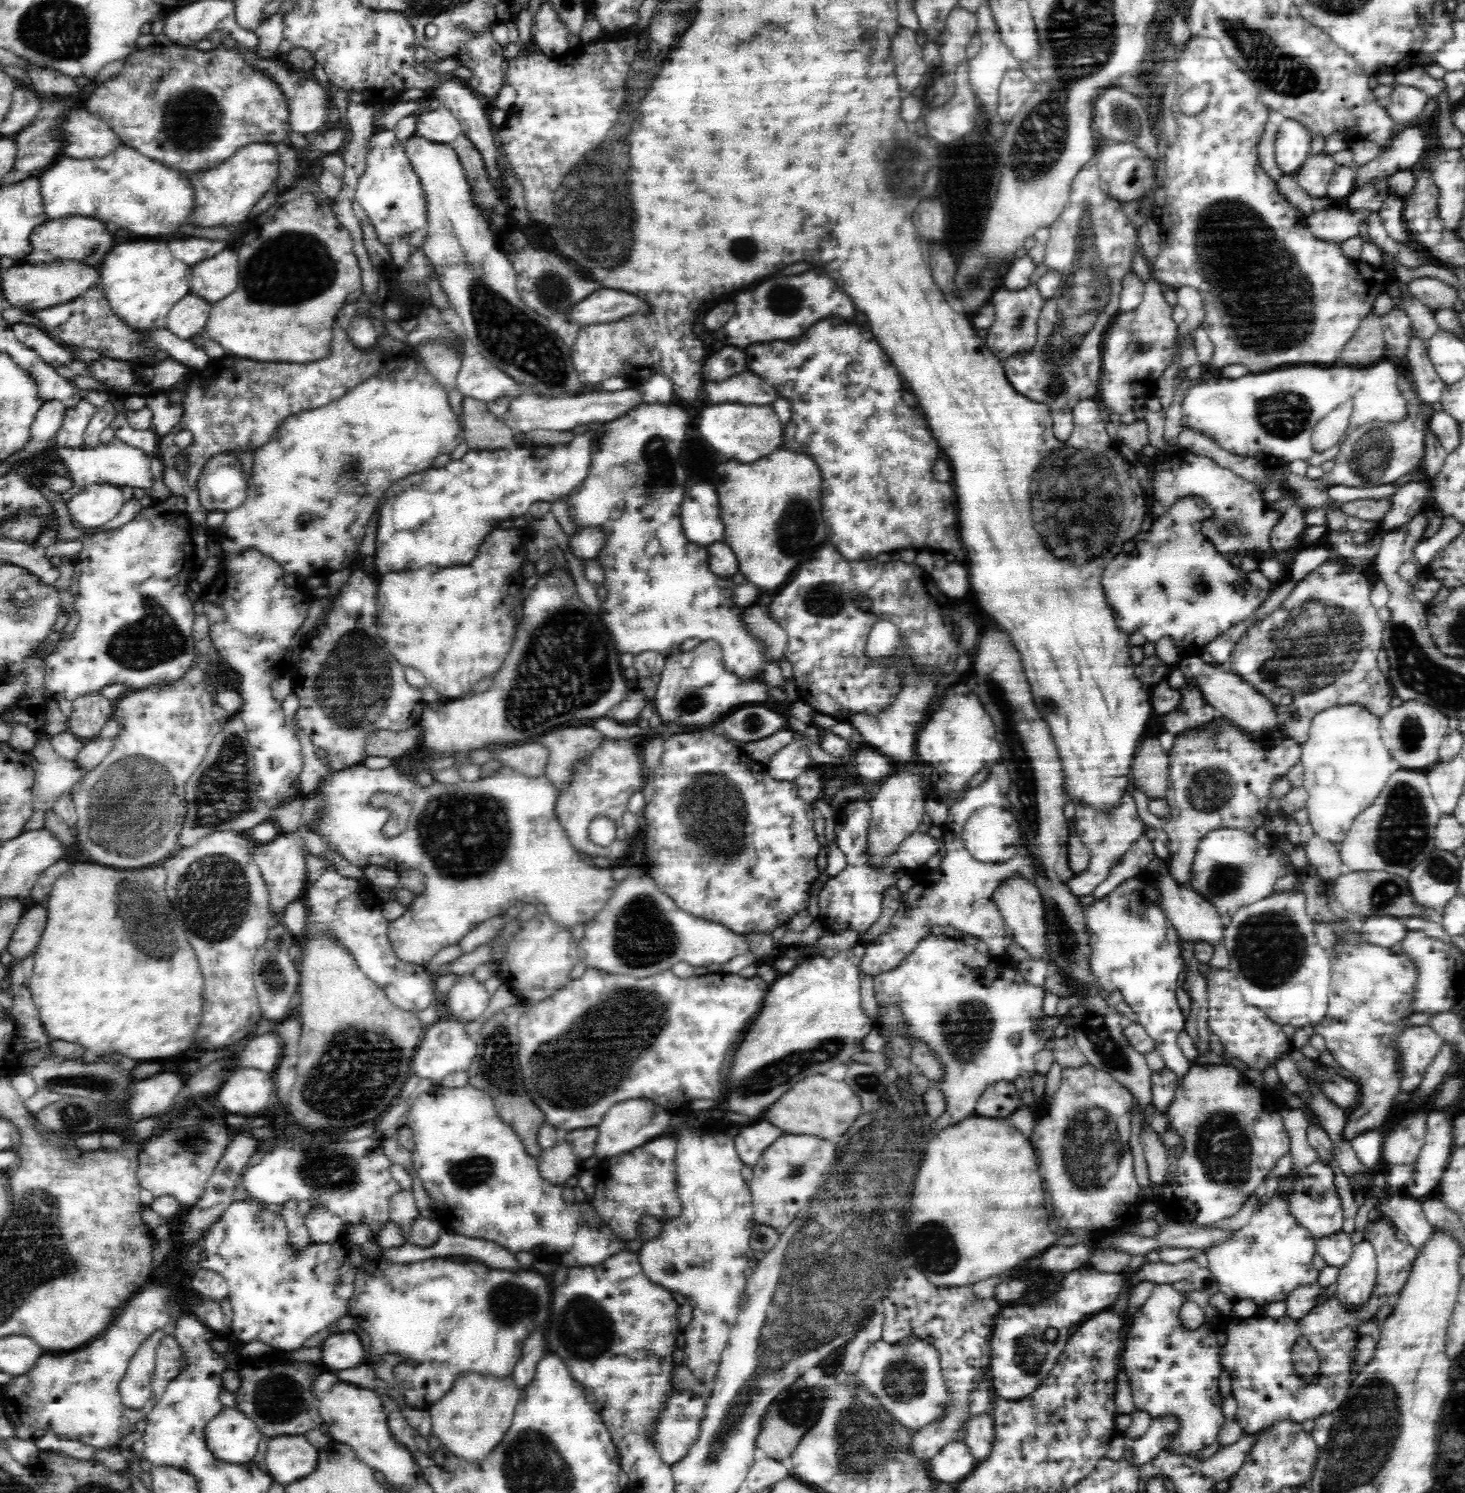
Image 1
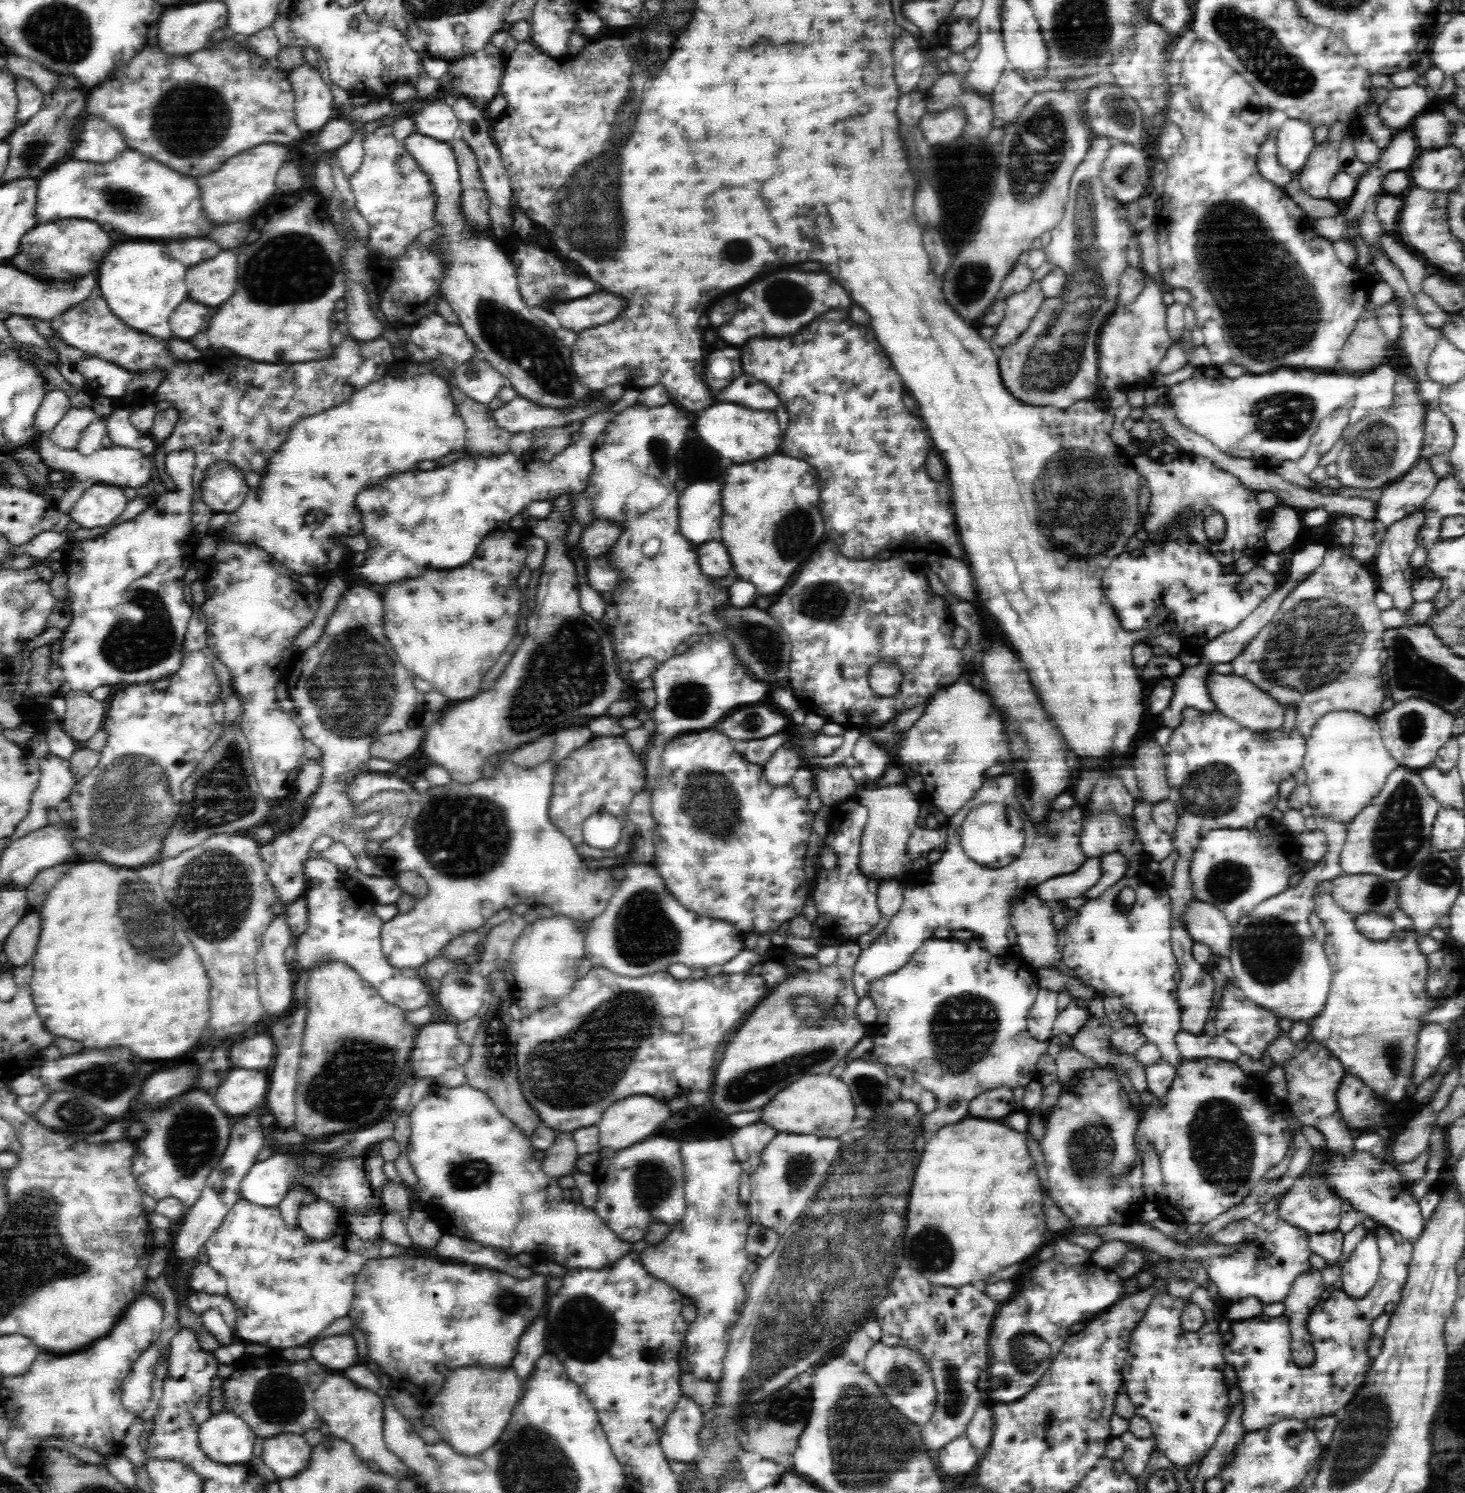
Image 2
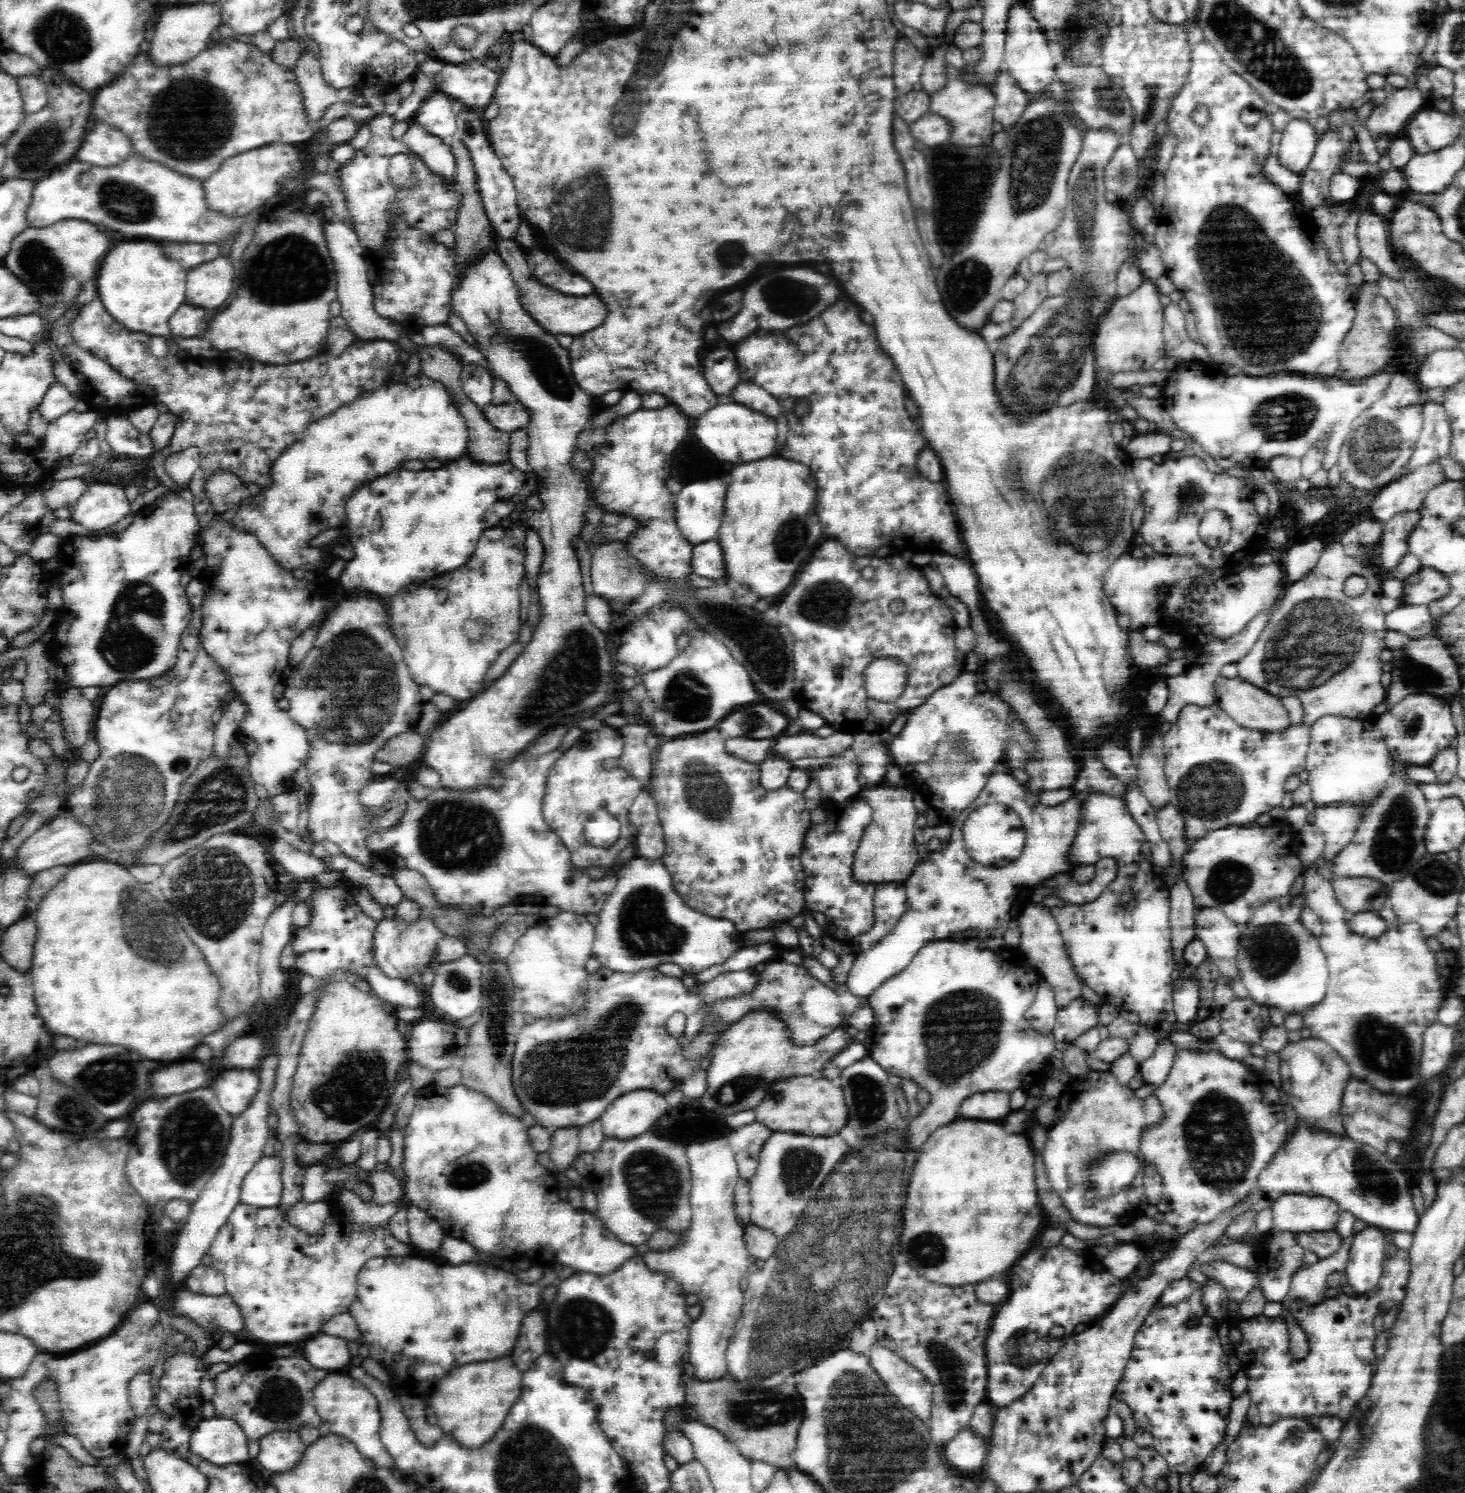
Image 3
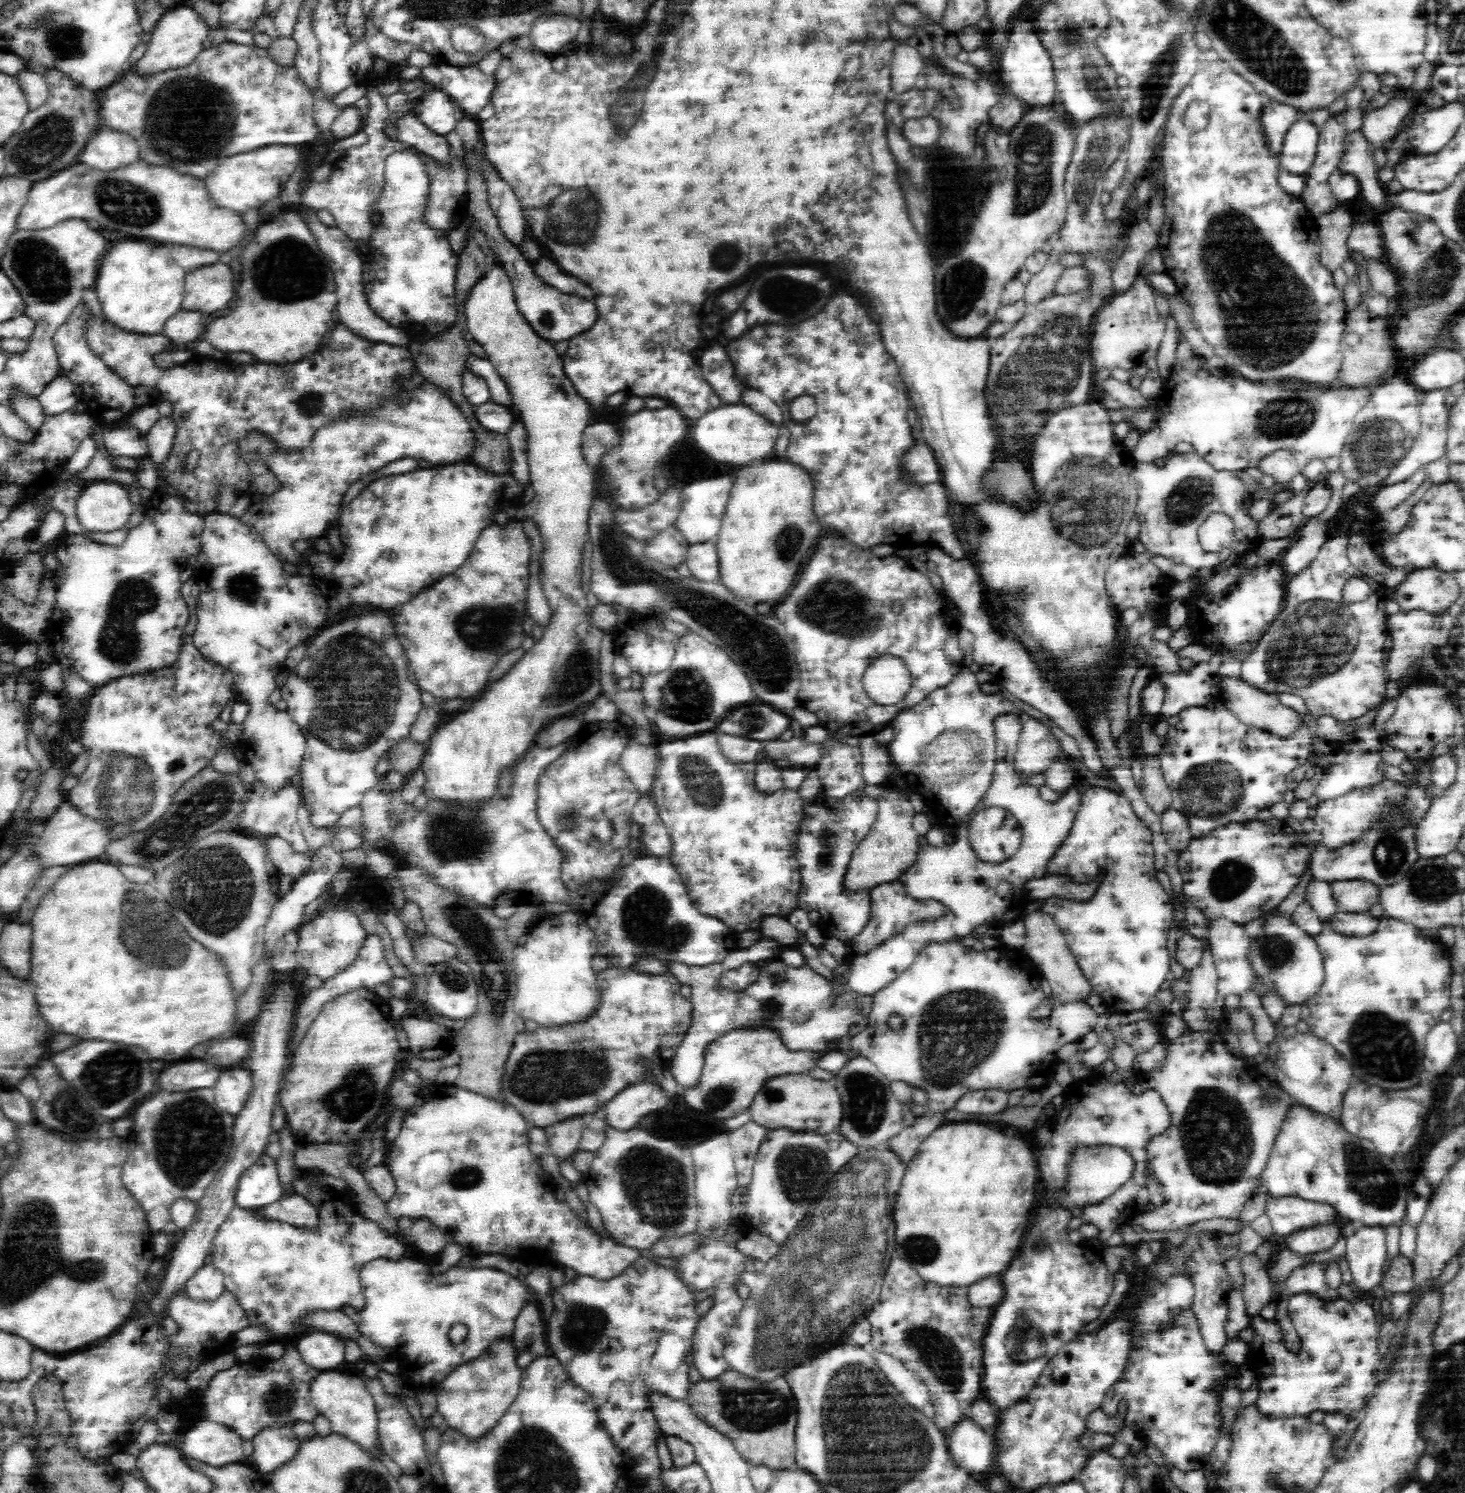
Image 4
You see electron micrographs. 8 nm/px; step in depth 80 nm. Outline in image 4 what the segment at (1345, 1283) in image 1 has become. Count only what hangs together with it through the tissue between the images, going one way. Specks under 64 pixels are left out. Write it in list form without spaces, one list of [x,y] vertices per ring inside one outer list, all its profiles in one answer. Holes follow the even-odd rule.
[[[1358,1225],[1346,1242],[1345,1256],[1353,1280],[1364,1291],[1374,1288],[1380,1282],[1386,1262],[1386,1230],[1380,1226]]]

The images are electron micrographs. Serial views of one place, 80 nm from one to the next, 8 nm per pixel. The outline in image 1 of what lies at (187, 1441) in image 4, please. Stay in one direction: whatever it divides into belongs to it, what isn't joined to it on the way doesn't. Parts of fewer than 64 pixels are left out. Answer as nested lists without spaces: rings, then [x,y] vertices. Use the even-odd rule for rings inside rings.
[[[223,1408],[204,1430],[208,1451],[214,1458],[233,1465],[252,1461],[261,1435],[256,1423],[234,1408]]]

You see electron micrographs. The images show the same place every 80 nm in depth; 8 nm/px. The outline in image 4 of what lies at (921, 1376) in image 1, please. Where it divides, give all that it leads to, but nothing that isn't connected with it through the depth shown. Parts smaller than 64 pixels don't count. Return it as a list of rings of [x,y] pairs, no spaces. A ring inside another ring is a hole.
[[[870,1342],[863,1347],[874,1356],[879,1369],[894,1384],[894,1388],[908,1400],[908,1404],[914,1406],[918,1412],[922,1412],[926,1418],[933,1419],[935,1408],[928,1387],[924,1386],[925,1383],[907,1368],[905,1363],[882,1351],[875,1351]]]

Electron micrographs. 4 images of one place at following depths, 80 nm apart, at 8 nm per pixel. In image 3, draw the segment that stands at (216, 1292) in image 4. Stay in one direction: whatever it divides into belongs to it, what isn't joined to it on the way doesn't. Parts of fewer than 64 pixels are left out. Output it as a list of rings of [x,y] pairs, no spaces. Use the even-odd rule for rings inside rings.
[[[198,1265],[183,1283],[197,1297],[218,1297],[227,1294],[223,1272],[212,1266]]]

